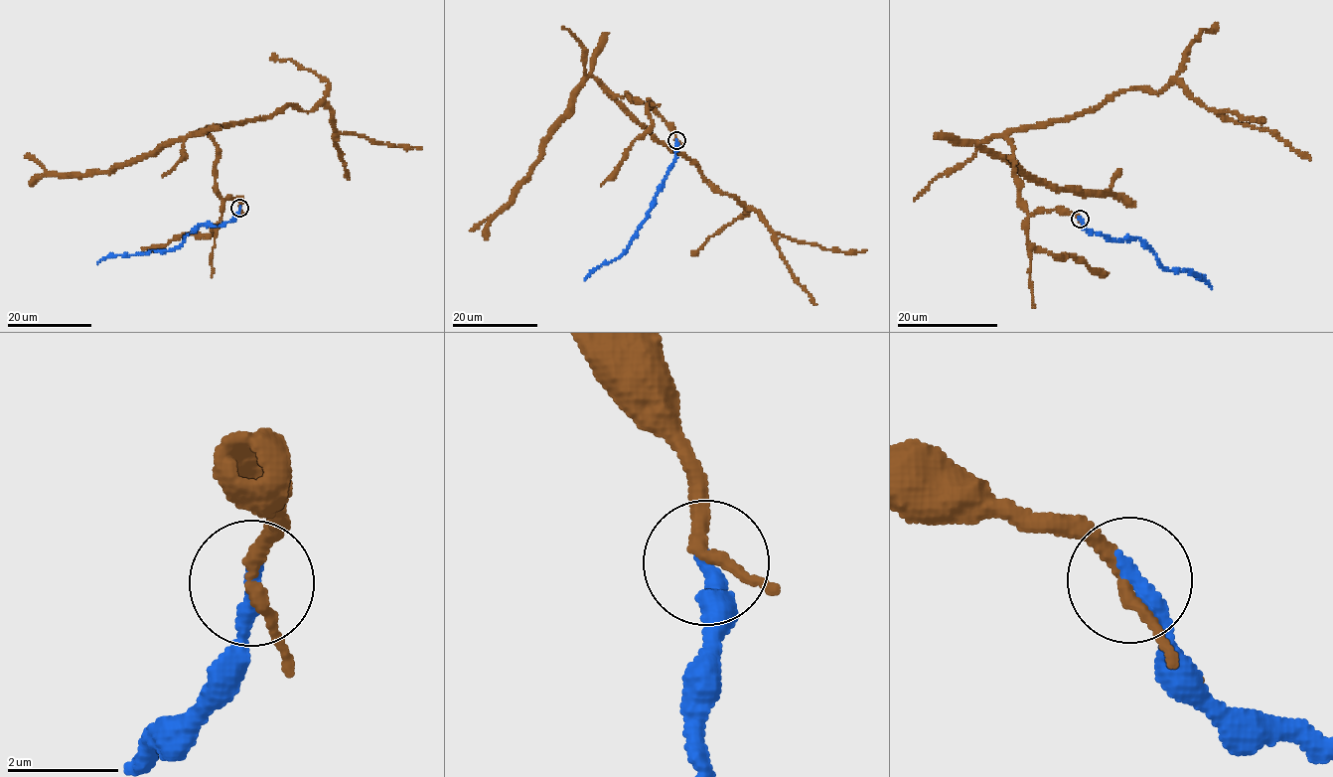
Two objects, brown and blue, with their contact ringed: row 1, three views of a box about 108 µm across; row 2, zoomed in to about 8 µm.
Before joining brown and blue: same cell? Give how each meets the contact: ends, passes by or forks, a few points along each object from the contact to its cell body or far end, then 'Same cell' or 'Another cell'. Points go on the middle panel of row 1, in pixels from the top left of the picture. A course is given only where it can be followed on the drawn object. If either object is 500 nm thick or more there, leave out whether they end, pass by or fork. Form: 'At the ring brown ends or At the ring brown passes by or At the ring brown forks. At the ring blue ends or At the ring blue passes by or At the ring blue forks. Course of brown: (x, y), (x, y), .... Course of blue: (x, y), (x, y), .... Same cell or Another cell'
At the ring brown passes by. At the ring blue ends. Course of brown: (675, 140), (648, 104), (609, 92), (776, 233), (825, 248), (866, 249). Course of blue: (675, 141), (675, 159), (638, 234), (618, 257), (604, 261), (584, 279). Same cell

